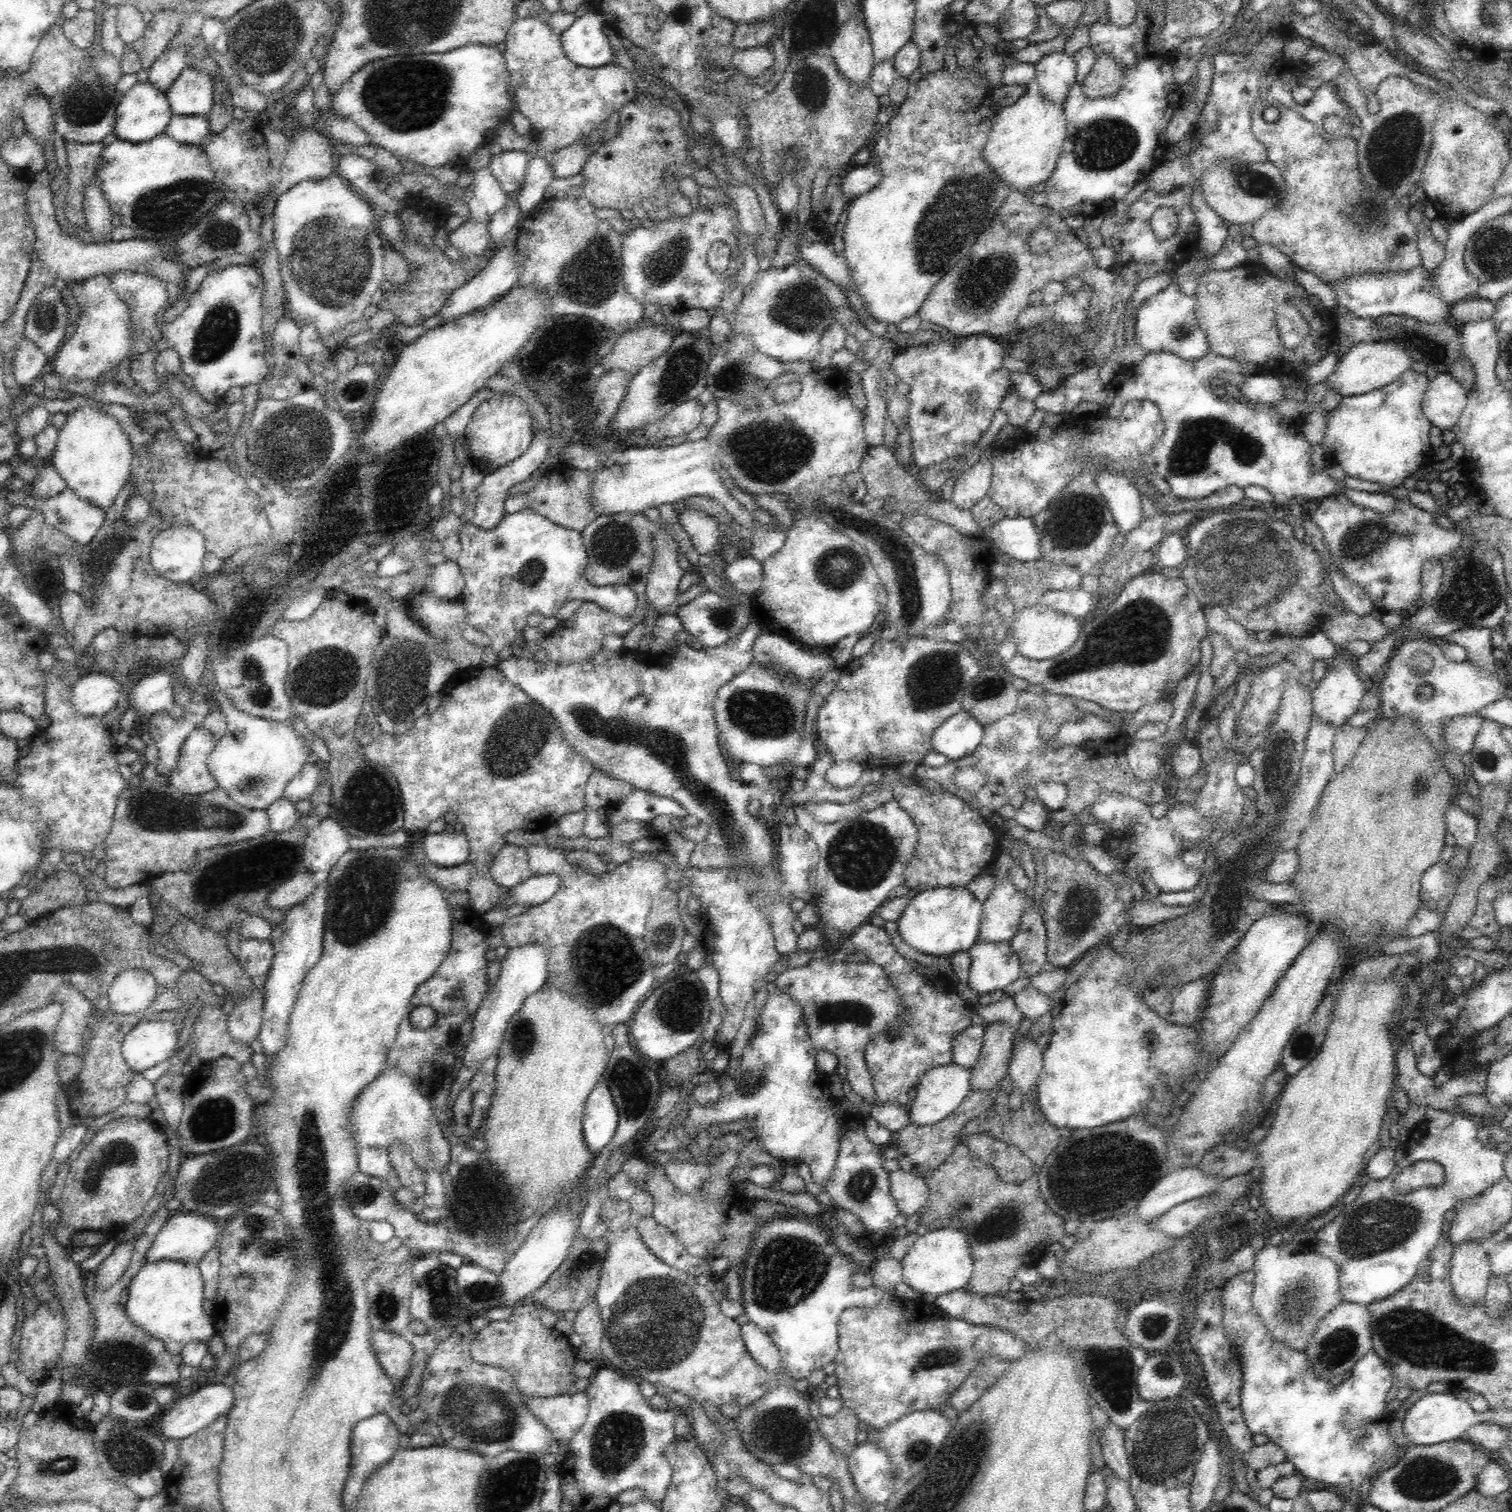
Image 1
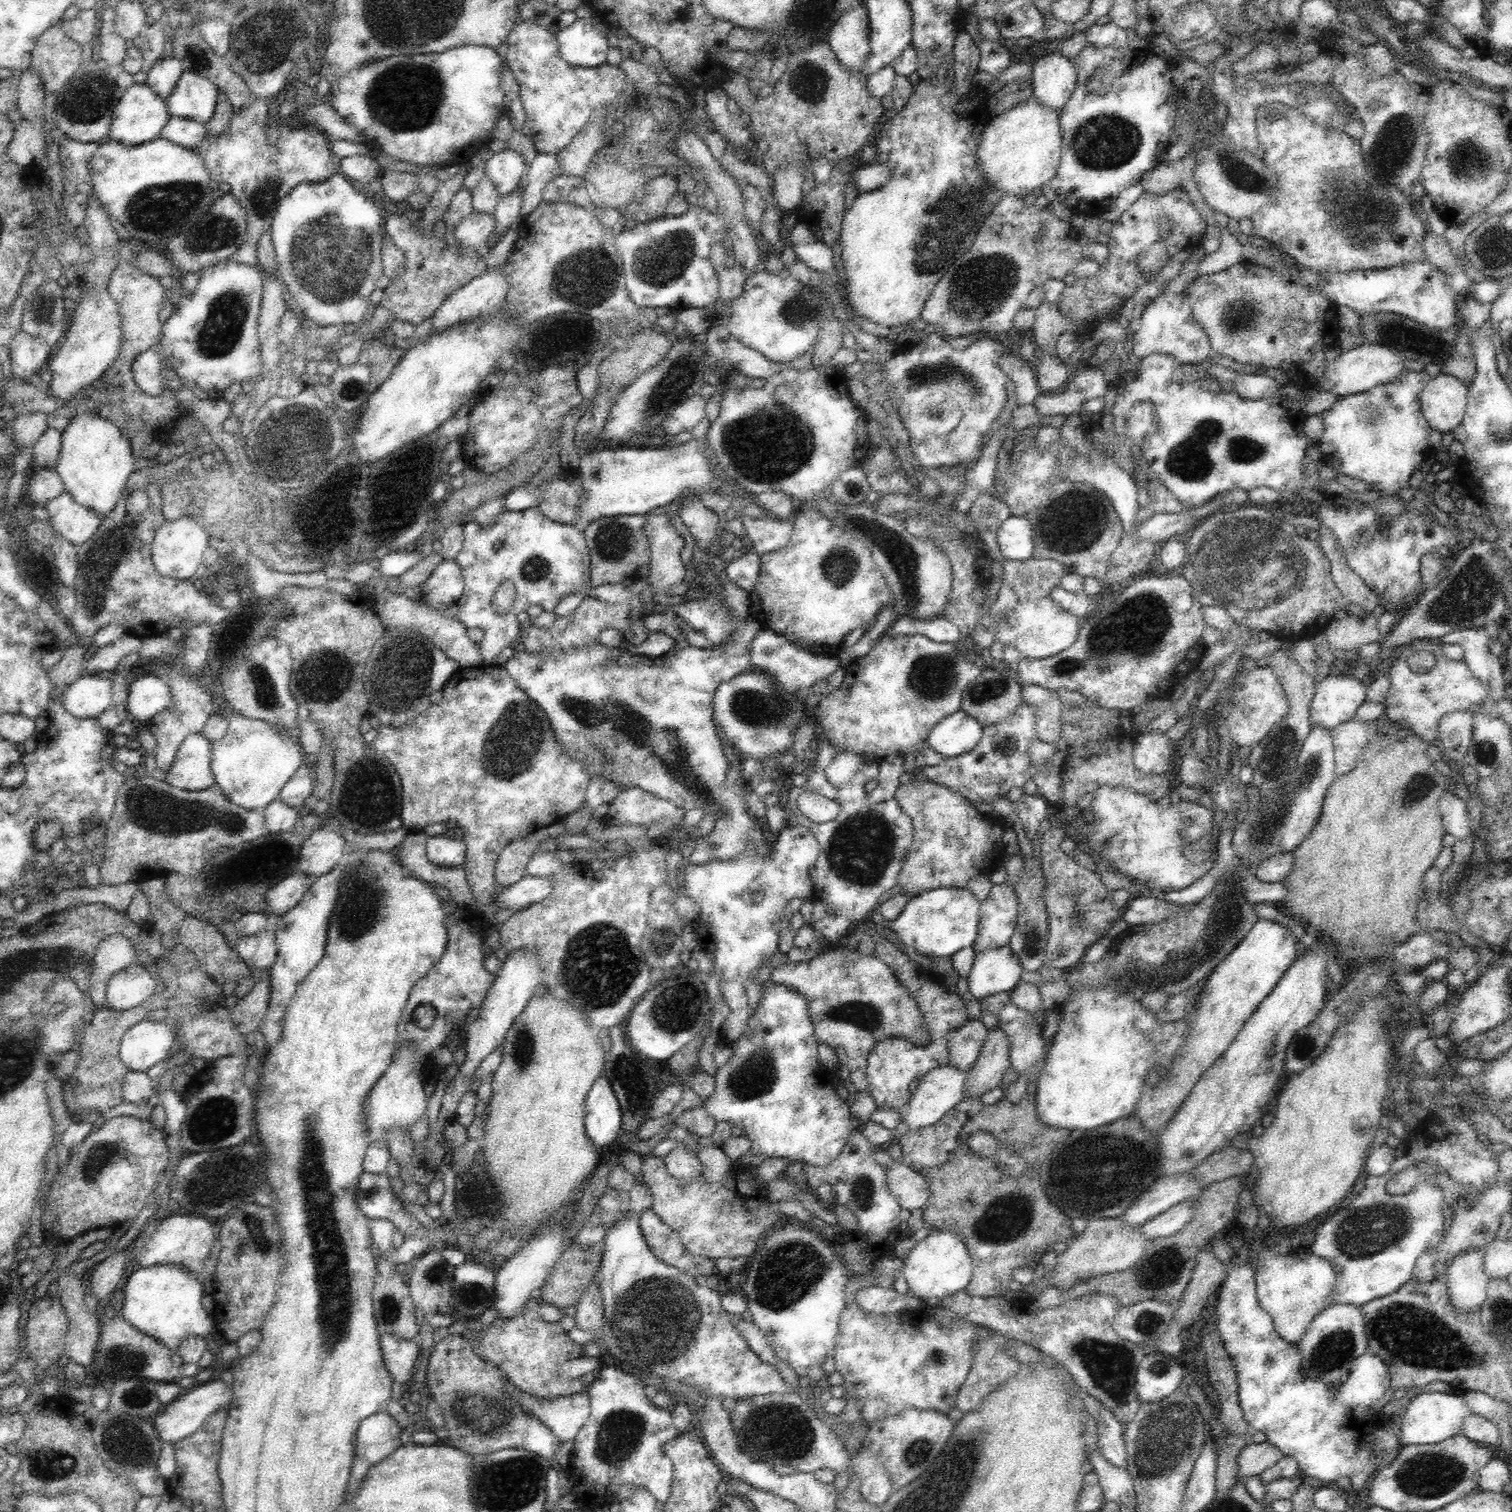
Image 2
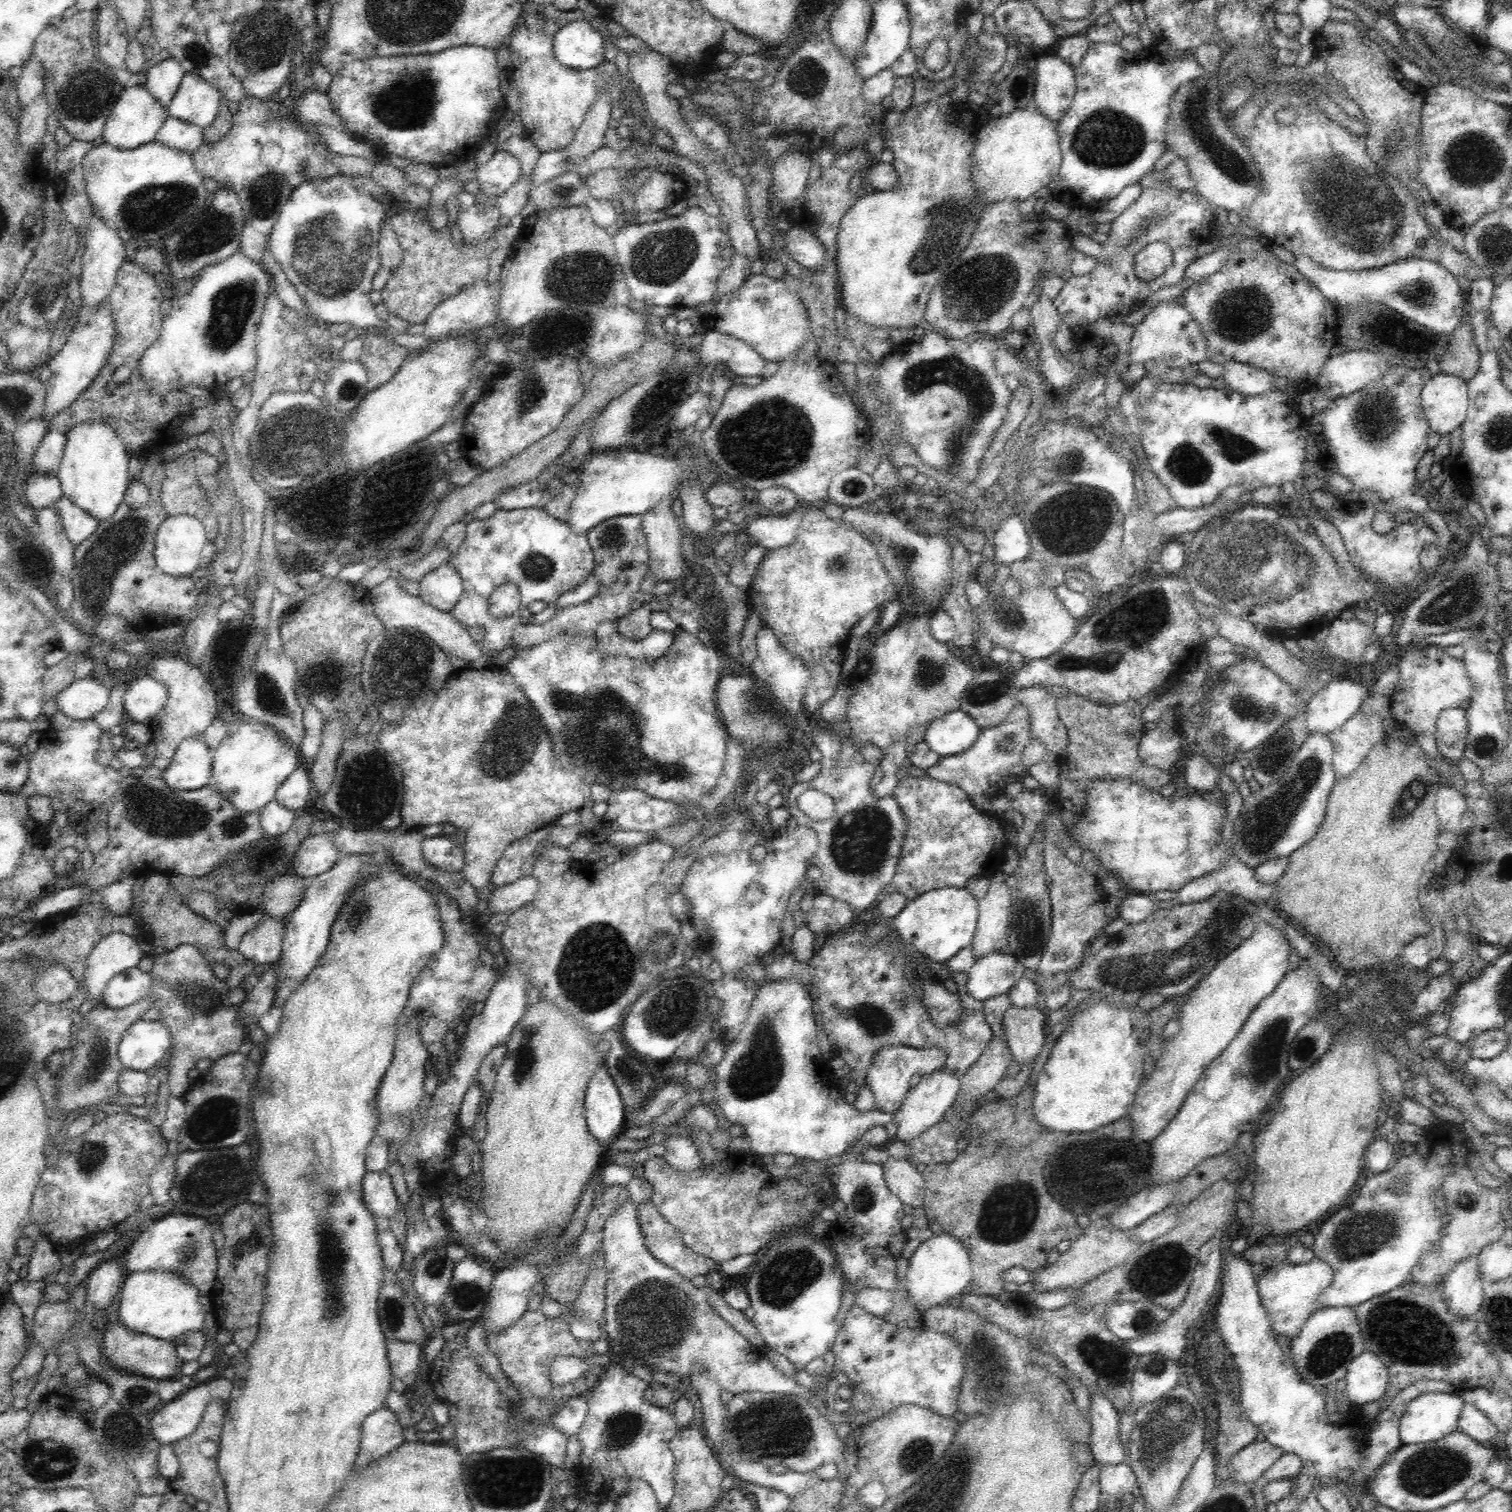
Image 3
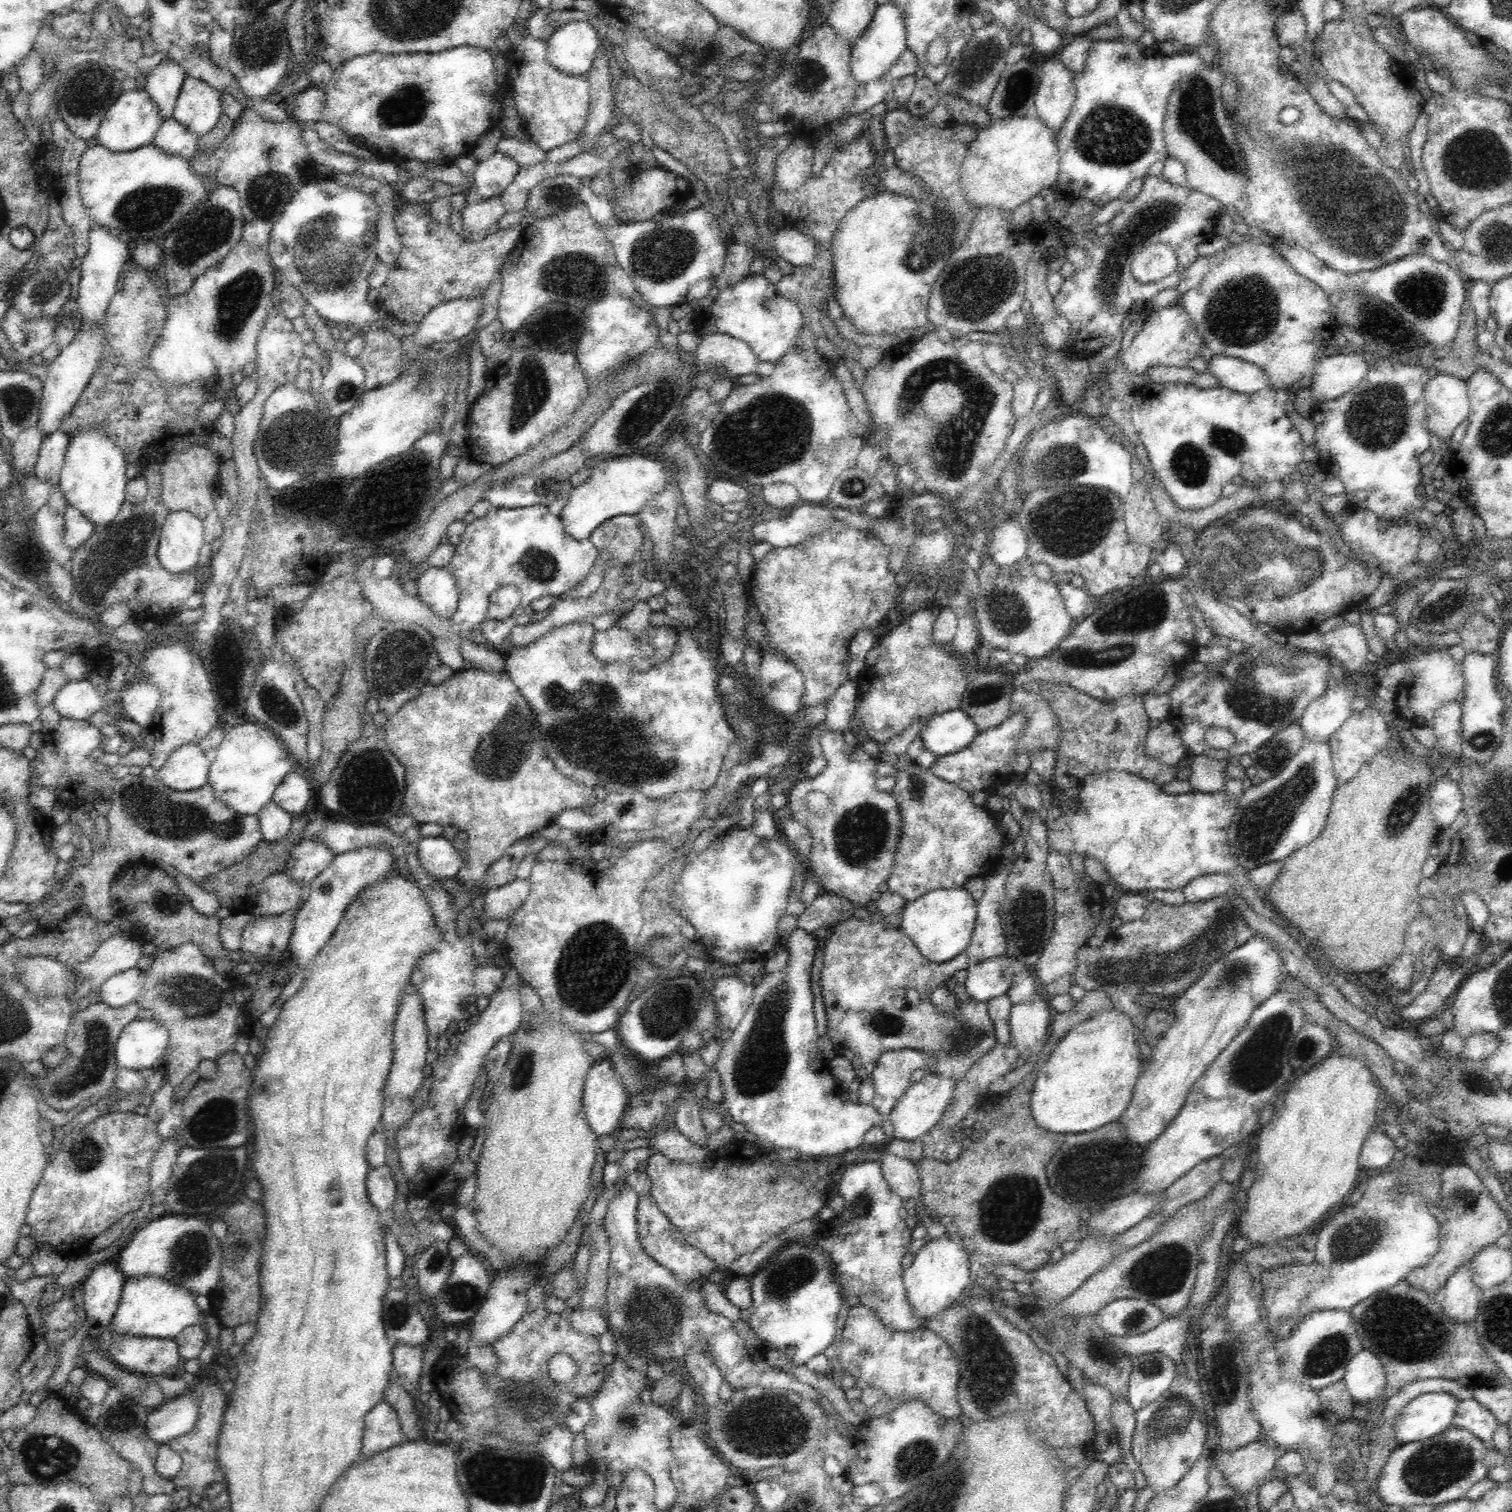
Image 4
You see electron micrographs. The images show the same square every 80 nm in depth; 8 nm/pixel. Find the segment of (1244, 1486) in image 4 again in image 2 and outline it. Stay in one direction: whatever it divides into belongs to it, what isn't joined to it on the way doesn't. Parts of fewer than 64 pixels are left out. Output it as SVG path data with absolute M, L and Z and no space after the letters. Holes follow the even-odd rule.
M1252 1441L1244 1446L1238 1455L1237 1475L1247 1482L1252 1476L1260 1476L1264 1470L1277 1464L1282 1457L1280 1450L1272 1444L1255 1444Z

